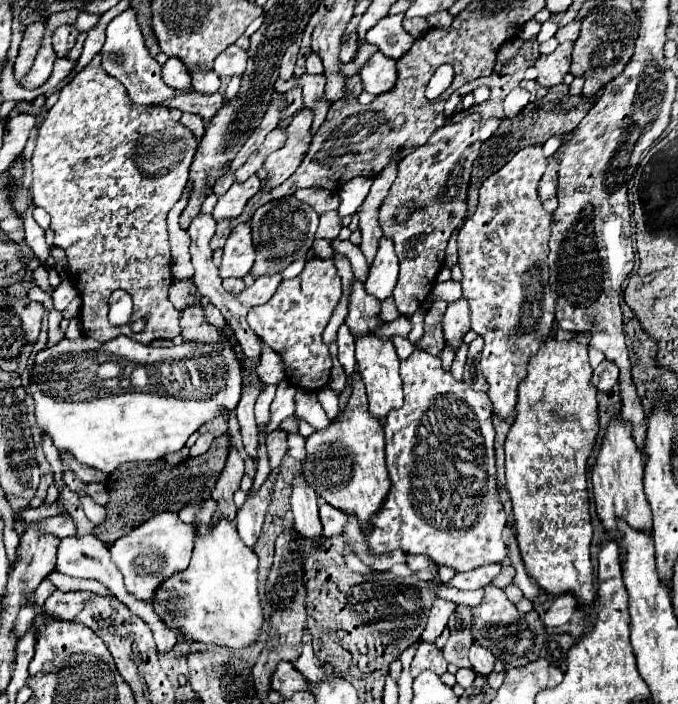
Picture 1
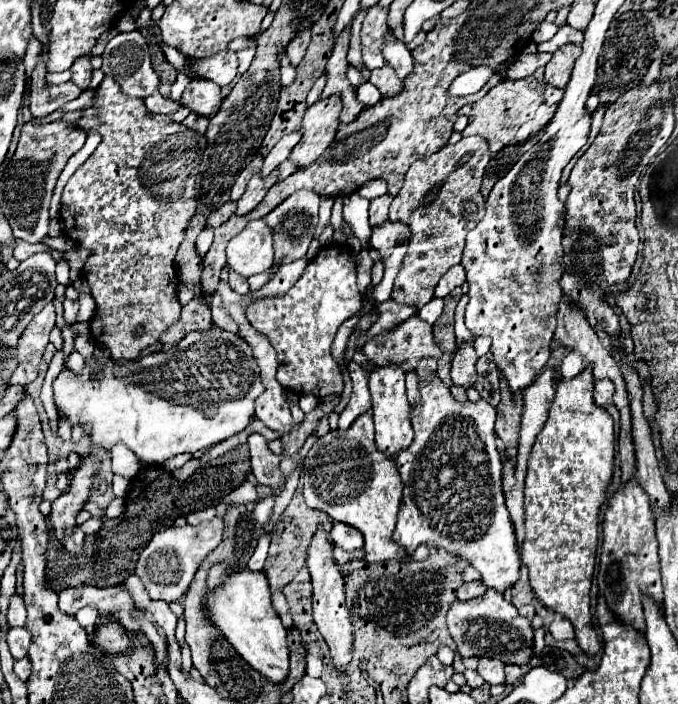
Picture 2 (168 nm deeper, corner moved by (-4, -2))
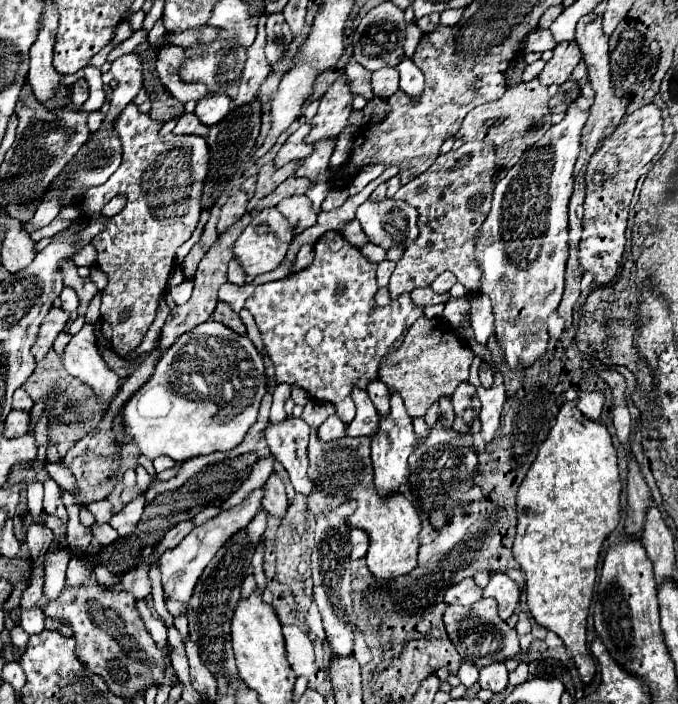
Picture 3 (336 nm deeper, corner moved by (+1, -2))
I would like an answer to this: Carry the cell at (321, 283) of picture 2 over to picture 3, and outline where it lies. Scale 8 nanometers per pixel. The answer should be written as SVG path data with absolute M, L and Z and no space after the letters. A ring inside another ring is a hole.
M331 230L317 240L315 258L305 270L257 286L253 296L245 302L245 308L257 322L267 354L275 364L277 384L297 384L307 390L313 400L331 402L345 424L349 424L355 416L355 404L351 400L353 388L365 390L369 382L377 380L381 358L397 350L411 324L423 316L423 306L415 306L409 294L401 294L391 300L389 306L379 308L375 304L375 272L375 262L369 262L359 248L351 246L337 230Z

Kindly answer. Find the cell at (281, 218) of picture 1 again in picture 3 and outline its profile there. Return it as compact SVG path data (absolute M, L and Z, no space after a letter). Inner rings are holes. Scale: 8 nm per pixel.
M307 196L285 198L283 202L279 202L277 208L295 226L295 234L301 234L303 230L307 230L309 226L313 226L317 222L317 214L313 212L311 200Z

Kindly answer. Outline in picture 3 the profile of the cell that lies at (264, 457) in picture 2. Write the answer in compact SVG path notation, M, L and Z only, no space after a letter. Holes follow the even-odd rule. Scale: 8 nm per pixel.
M271 474L265 482L265 498L263 498L263 510L273 518L283 518L289 508L285 486L277 474Z

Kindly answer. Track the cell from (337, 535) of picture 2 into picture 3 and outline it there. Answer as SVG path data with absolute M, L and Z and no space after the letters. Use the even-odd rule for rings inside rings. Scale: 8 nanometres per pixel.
M351 528L351 560L359 560L365 556L367 548L369 548L369 536L365 530L361 528Z

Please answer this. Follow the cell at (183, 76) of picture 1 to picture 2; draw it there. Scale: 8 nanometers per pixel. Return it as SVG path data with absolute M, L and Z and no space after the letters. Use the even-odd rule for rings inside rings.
M190 78L188 86L182 94L182 104L200 116L212 116L218 112L220 104L222 104L220 86L210 84L210 80Z

